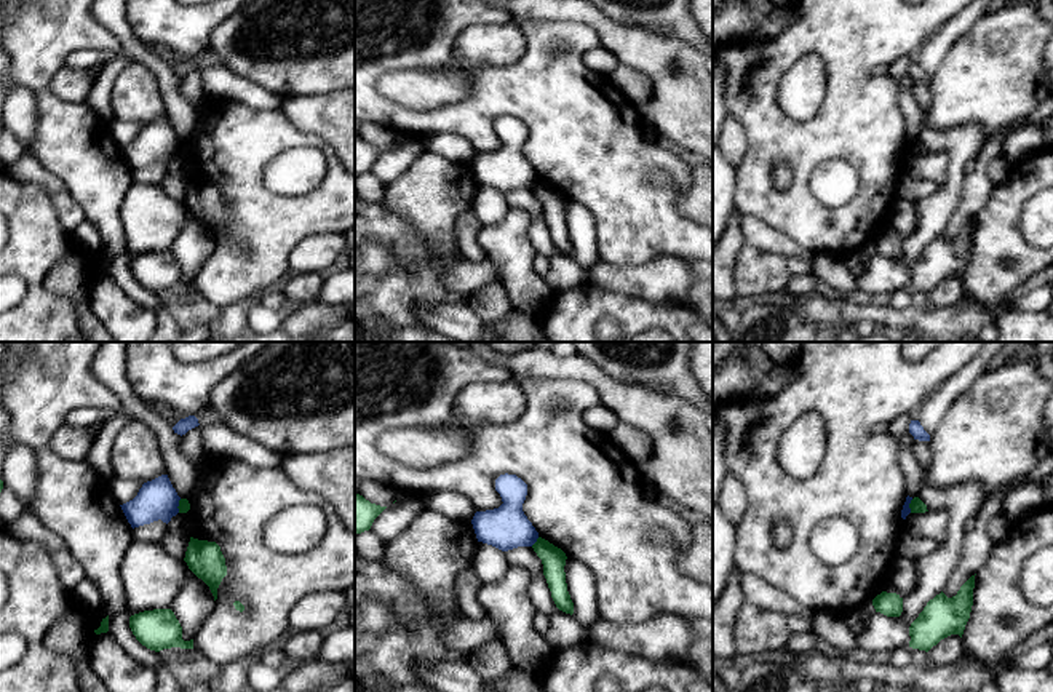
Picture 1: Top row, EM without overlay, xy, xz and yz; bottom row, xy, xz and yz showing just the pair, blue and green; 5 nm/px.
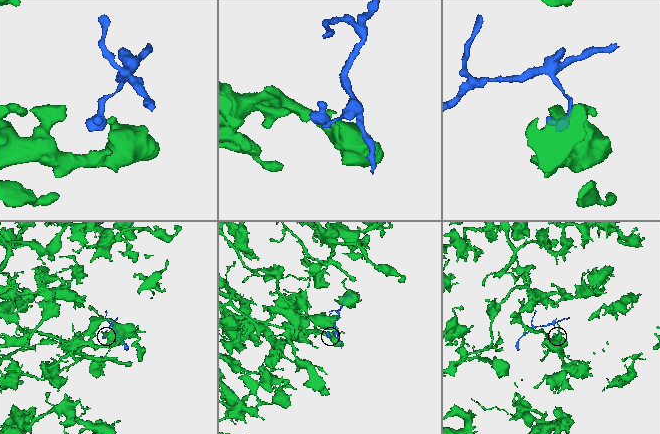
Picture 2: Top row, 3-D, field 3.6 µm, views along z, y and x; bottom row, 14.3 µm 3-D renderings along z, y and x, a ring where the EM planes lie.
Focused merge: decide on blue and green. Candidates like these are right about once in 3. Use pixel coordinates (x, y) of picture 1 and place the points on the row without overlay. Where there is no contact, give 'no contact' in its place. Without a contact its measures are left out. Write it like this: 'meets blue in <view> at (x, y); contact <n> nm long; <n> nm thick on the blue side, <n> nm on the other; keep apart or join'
meets blue in xz at (534, 184); contact 60 nm long; 220 nm thick on the blue side, 120 nm on the other; keep apart

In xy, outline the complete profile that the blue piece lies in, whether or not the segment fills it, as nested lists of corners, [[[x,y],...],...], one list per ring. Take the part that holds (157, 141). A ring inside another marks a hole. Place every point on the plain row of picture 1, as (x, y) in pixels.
[[[161,117],[144,125],[137,137],[120,149],[134,171],[158,161],[168,166],[179,155],[179,142],[168,117]]]

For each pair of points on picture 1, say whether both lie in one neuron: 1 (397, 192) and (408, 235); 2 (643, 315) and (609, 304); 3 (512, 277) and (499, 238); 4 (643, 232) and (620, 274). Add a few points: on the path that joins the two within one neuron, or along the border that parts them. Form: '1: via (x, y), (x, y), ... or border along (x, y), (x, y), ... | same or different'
1: border along (382, 202), (424, 238), (425, 248) | different
2: via (635, 315), (617, 306) | same
3: via (512, 267), (512, 251), (508, 248) | same
4: border along (662, 258), (639, 264), (607, 264), (600, 261) | different

